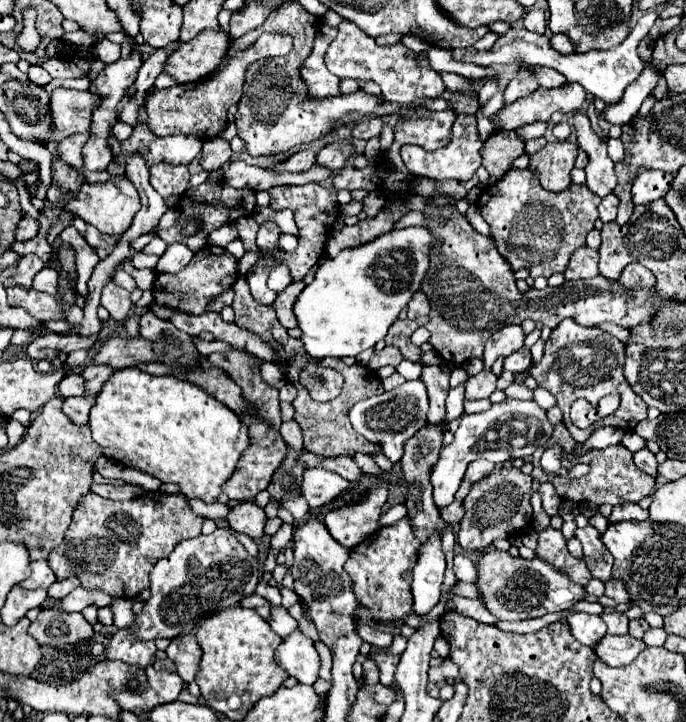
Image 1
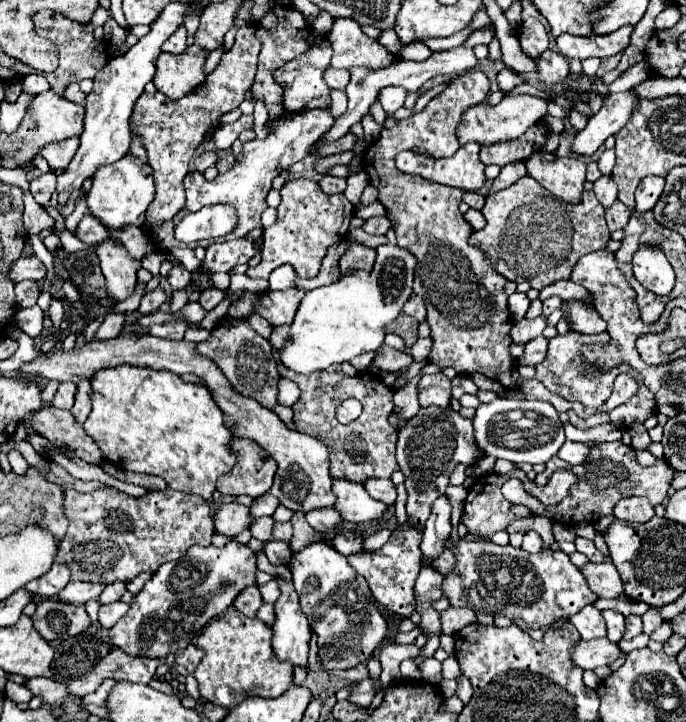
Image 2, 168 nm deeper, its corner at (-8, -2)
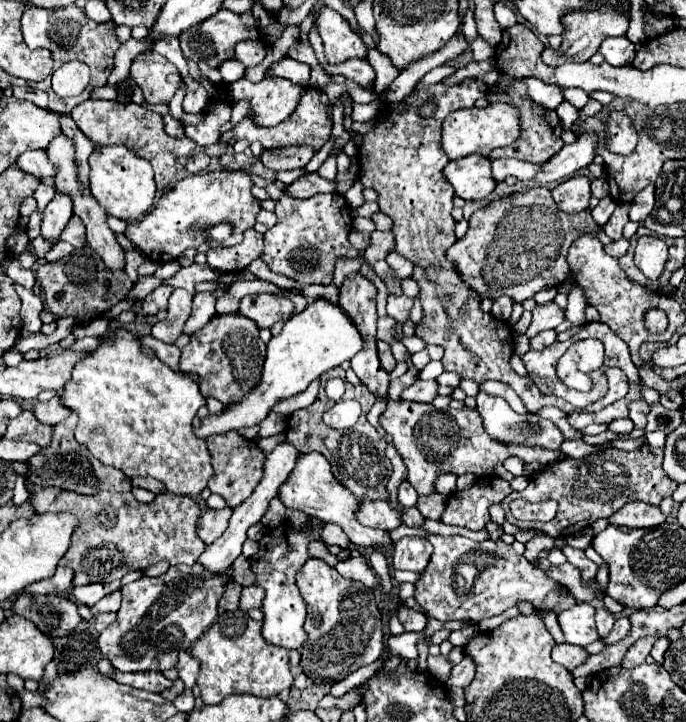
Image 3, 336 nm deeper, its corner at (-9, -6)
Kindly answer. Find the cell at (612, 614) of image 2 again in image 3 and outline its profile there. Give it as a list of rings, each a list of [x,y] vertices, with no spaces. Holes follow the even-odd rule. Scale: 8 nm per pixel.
[[[606,608],[596,610],[596,626],[598,626],[598,634],[600,634],[600,638],[606,638],[606,636],[610,634],[614,622],[616,622],[616,616],[614,616],[612,612],[608,612]]]

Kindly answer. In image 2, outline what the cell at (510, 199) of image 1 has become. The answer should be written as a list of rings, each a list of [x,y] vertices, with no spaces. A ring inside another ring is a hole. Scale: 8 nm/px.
[[[523,176],[509,188],[489,194],[481,214],[487,224],[483,230],[471,234],[471,246],[487,252],[489,262],[495,264],[495,270],[503,278],[511,282],[527,280],[535,290],[555,280],[569,280],[575,262],[587,252],[605,248],[611,238],[603,206],[593,192],[583,192],[579,204],[559,202],[531,176]]]

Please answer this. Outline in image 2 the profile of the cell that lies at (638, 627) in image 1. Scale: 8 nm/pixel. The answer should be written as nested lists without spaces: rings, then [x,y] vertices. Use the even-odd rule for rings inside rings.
[[[627,616],[627,626],[625,626],[625,632],[623,632],[623,638],[625,640],[631,640],[635,638],[637,634],[641,634],[643,628],[641,628],[641,616]]]

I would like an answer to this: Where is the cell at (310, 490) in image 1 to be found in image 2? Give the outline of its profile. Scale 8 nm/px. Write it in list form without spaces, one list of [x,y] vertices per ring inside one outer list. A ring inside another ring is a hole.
[[[333,480],[333,492],[337,496],[335,510],[347,522],[363,524],[363,522],[379,520],[387,512],[387,504],[373,500],[363,484],[349,480]]]

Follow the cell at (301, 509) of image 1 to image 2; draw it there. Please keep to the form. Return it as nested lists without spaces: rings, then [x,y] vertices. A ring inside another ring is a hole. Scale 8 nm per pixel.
[[[323,508],[323,510],[313,510],[305,514],[307,522],[317,530],[317,532],[331,532],[333,528],[337,528],[341,524],[339,512],[331,510],[331,508]]]

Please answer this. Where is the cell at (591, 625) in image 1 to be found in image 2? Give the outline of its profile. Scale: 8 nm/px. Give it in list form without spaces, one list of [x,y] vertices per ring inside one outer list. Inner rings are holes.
[[[593,604],[591,606],[583,606],[583,610],[579,610],[577,614],[569,616],[569,622],[577,628],[581,640],[605,638],[605,634],[607,634],[605,620],[603,620],[601,612]]]

